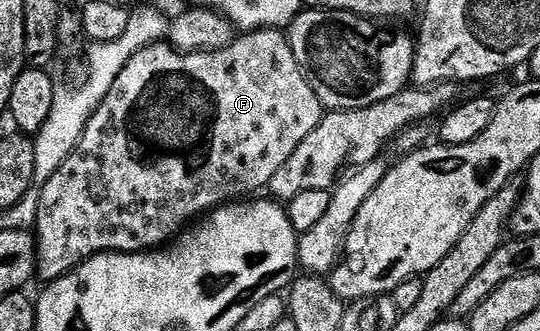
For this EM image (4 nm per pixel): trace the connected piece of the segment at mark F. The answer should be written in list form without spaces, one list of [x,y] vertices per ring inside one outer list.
[[[253,29],[240,35],[237,41],[236,38],[229,40],[226,48],[209,53],[181,53],[171,43],[159,43],[140,49],[138,55],[134,55],[134,59],[130,59],[130,63],[122,67],[122,75],[114,79],[114,87],[110,87],[106,99],[102,99],[94,115],[86,123],[78,147],[40,189],[40,203],[34,226],[38,254],[36,277],[44,283],[56,281],[84,261],[97,257],[99,253],[143,253],[155,250],[171,242],[185,226],[195,222],[201,215],[218,209],[225,203],[259,194],[256,193],[259,189],[267,190],[274,175],[278,175],[278,167],[282,167],[282,163],[286,163],[286,159],[294,155],[298,143],[302,143],[302,139],[306,139],[306,135],[310,135],[310,131],[318,127],[325,112],[314,87],[310,87],[302,67],[298,67],[298,59],[294,59],[287,32],[278,29]]]

